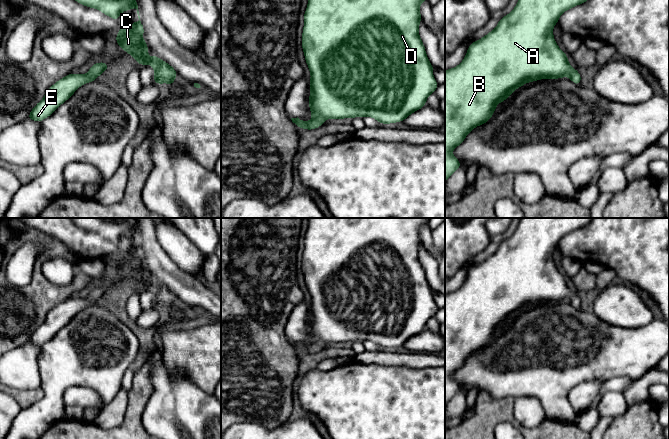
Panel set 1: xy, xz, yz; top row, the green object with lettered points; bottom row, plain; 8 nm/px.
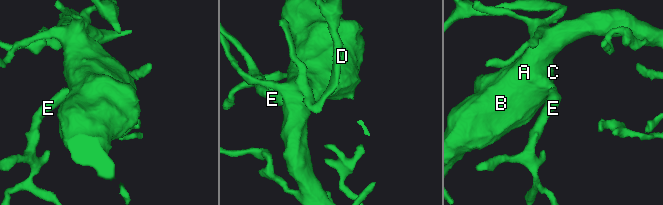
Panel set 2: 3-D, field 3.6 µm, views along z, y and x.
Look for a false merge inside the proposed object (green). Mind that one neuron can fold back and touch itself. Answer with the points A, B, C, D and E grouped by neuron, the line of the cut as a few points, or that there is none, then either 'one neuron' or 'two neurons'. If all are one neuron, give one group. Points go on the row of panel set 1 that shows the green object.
A B C D E; no cut; one neuron

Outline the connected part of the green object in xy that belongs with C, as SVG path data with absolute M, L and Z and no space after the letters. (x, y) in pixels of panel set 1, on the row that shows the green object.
M75 0L79 4L89 8L95 8L106 16L114 20L118 20L120 15L125 10L135 8L137 10L139 20L133 22L130 26L121 27L116 35L116 43L125 52L130 54L140 67L144 64L151 65L154 68L153 81L158 85L162 83L174 84L174 80L178 73L166 61L161 60L154 53L153 56L148 58L148 50L150 49L145 40L142 38L144 35L144 27L140 21L138 5L136 0Z

